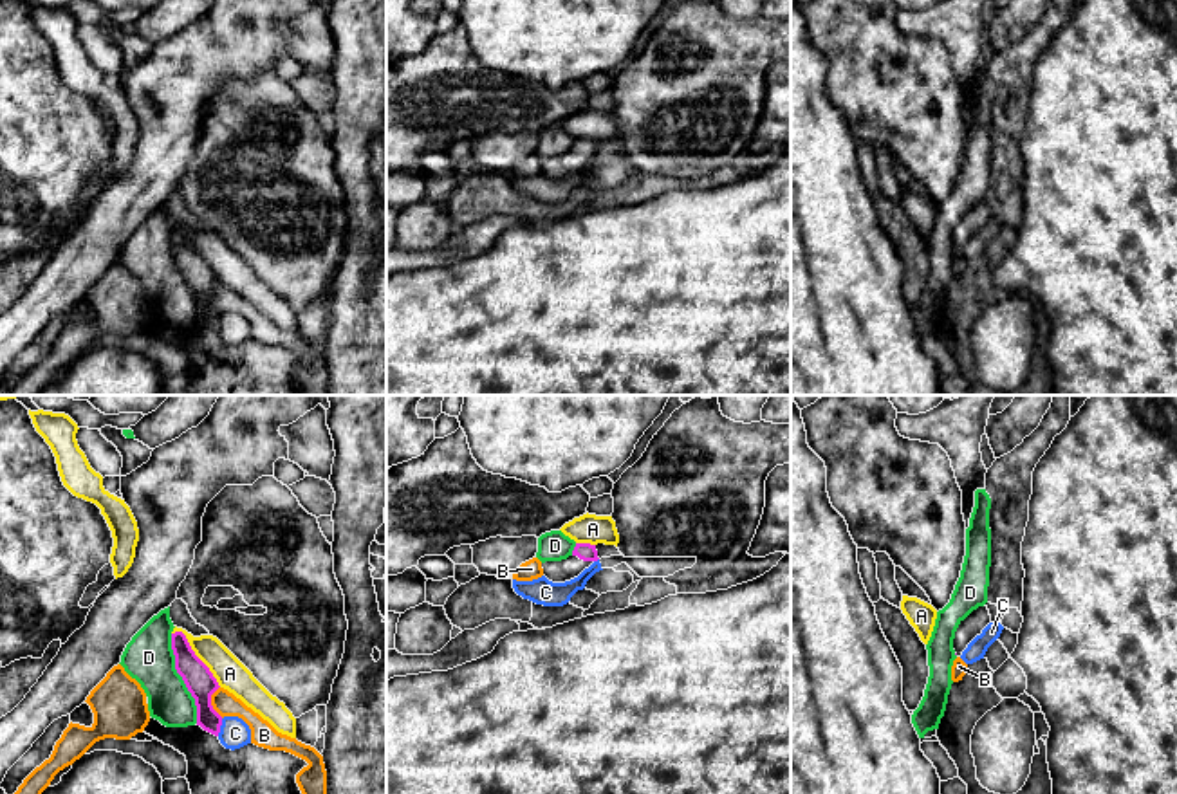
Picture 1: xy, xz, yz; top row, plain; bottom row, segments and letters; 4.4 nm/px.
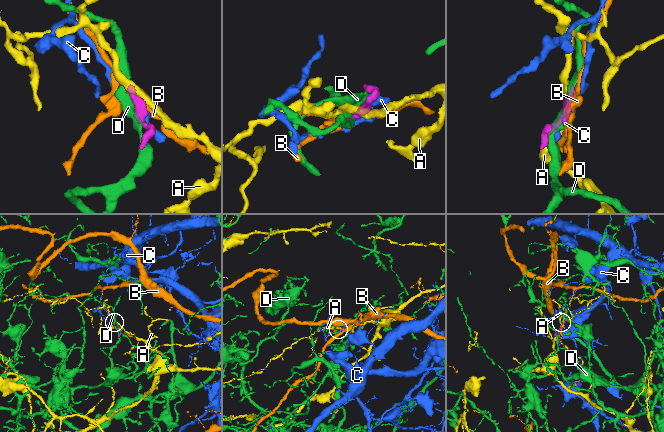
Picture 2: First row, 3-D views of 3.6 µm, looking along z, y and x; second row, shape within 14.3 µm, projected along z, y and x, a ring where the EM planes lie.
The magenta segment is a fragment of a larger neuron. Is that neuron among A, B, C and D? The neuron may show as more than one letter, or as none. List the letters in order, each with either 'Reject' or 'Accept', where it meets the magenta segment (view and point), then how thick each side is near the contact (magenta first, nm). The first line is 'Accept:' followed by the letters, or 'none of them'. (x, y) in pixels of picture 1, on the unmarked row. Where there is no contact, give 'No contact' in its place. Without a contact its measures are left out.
Accept: none of them
A: Reject. Touches magenta at xy (195, 251). Thickness 130 nm (magenta) against 140 nm
B: Reject. Touches magenta at xy (210, 298). Thickness 130 nm (magenta) against 110 nm
C: Reject. Touches magenta at xy (219, 323). Thickness 130 nm (magenta) against 140 nm
D: Reject. Touches magenta at xy (183, 275). Thickness 130 nm (magenta) against 220 nm

